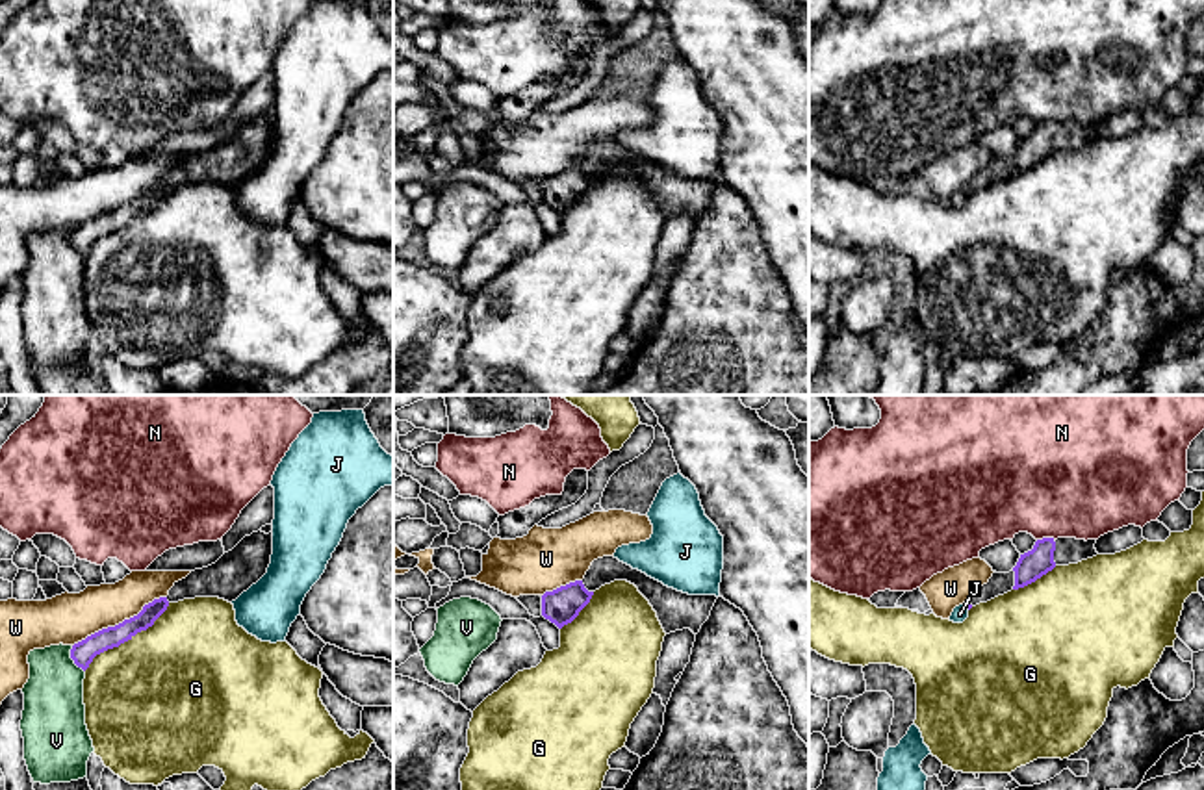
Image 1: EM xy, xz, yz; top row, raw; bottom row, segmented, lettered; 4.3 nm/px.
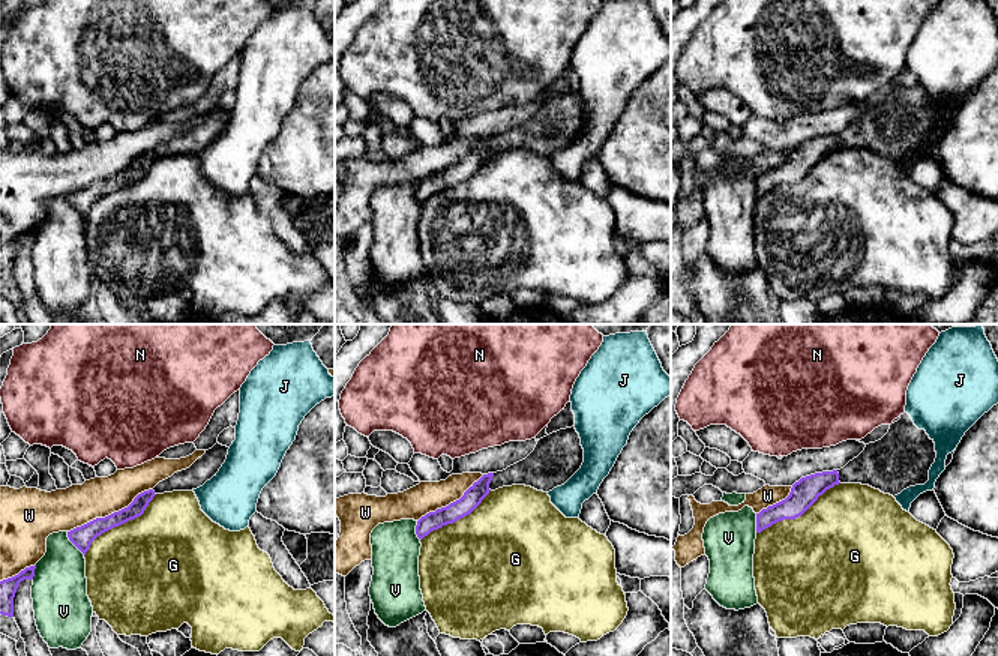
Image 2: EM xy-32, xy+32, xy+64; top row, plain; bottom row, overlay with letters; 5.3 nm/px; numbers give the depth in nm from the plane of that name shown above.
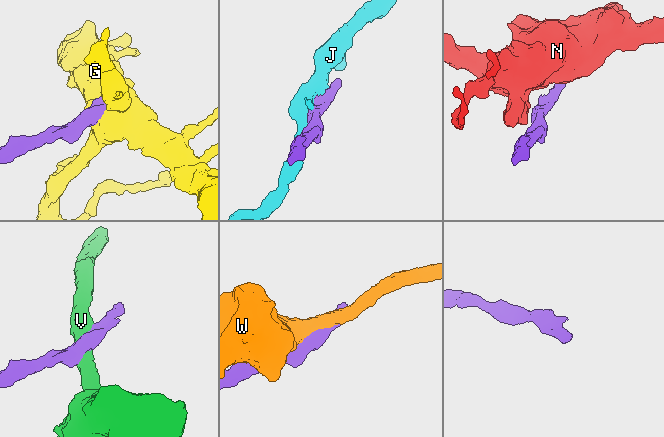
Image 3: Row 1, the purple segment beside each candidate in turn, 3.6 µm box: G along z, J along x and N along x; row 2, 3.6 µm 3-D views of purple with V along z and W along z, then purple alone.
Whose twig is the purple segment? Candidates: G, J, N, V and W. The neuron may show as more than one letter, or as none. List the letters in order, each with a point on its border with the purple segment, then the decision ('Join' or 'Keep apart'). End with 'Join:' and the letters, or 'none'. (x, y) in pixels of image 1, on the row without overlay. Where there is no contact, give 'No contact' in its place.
G: Touches purple at xy (127, 225). Keep apart
J: Touches purple at yz (967, 191). Keep apart
N: Touches purple at yz (1045, 123). Keep apart
V: Touches purple at xy (73, 243). Keep apart
W: Touches purple at xy (119, 208). Keep apart
Join: none

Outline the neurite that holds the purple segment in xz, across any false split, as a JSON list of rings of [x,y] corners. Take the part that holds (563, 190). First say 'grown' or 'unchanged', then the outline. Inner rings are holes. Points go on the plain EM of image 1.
grown | [[[614,141],[592,147],[583,165],[570,167],[542,180],[542,200],[558,213],[571,208],[590,187],[596,174],[614,165],[627,165],[649,185],[666,219],[690,213],[699,217],[709,204],[716,180],[688,180],[633,154]]]

